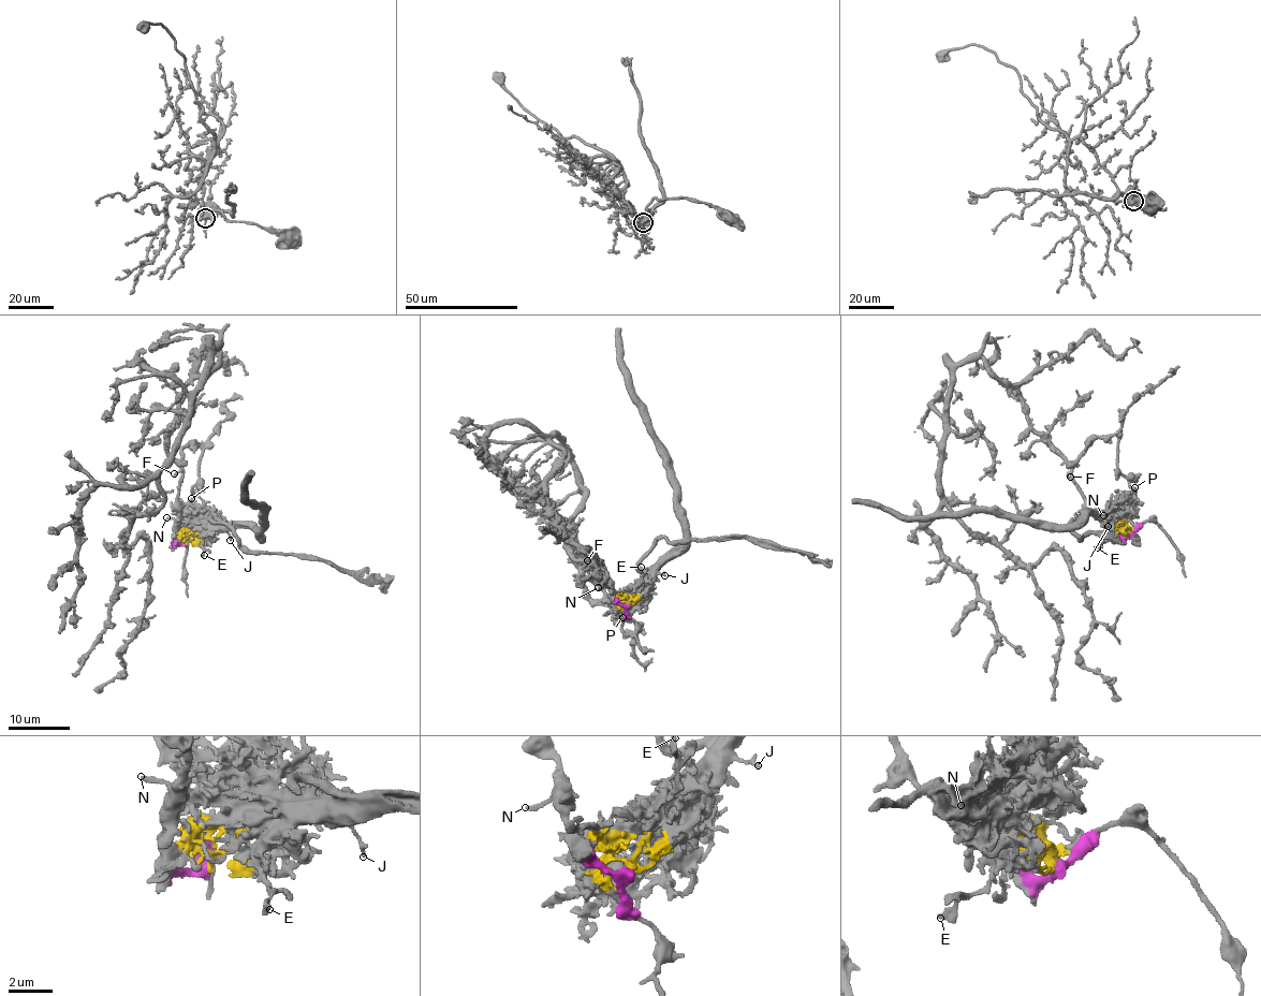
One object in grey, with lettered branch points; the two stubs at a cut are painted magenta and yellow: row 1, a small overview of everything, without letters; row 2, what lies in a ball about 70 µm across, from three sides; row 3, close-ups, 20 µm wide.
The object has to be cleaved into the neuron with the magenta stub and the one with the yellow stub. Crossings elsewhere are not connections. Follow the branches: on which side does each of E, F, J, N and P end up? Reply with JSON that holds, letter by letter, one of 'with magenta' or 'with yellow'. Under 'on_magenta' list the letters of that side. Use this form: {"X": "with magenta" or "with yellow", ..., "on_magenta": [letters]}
{"E": "with yellow", "F": "with magenta", "J": "with yellow", "N": "with magenta", "P": "with yellow", "on_magenta": ["F", "N"]}

